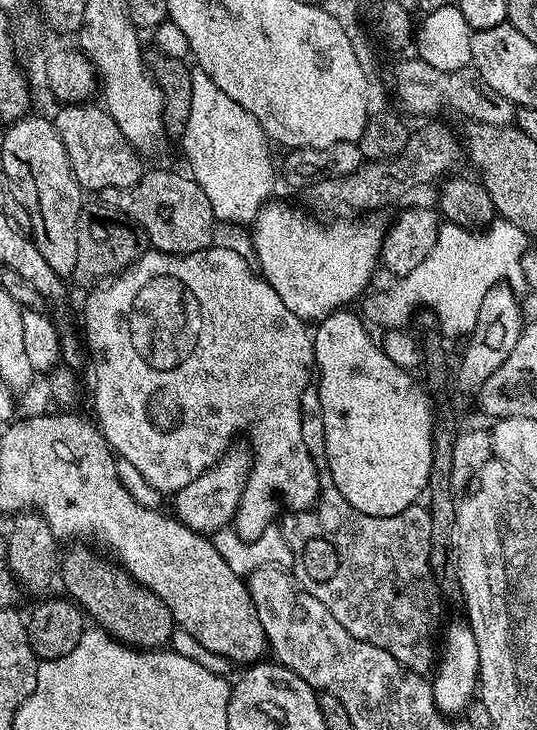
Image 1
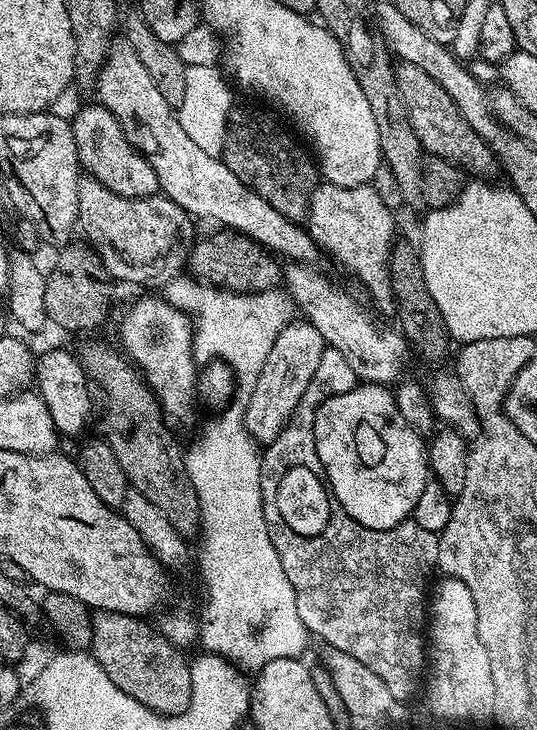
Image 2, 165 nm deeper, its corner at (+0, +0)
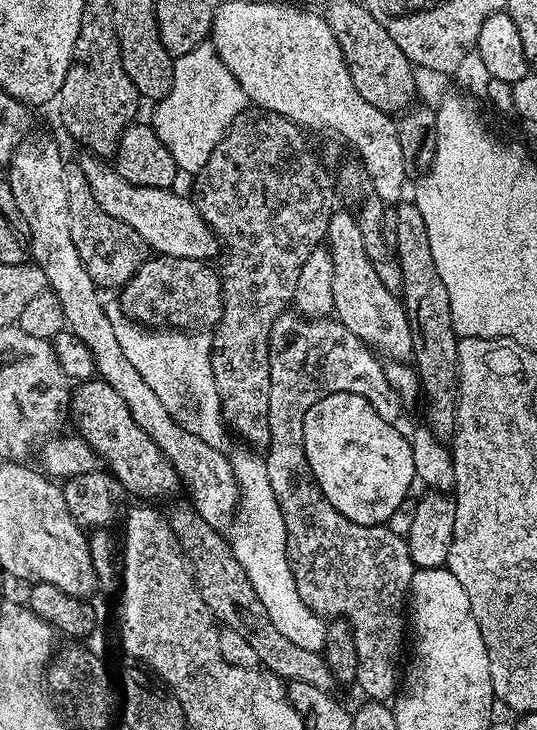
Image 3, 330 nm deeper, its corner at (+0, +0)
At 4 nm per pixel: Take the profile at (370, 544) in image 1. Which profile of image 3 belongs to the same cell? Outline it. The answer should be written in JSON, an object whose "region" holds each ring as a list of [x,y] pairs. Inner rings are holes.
{"region":[[[307,467],[300,470],[291,470],[280,472],[272,472],[272,479],[270,486],[276,484],[274,489],[274,498],[278,498],[278,506],[282,510],[282,518],[286,522],[286,534],[288,535],[288,561],[292,567],[292,573],[296,579],[296,589],[298,594],[306,606],[310,606],[312,610],[317,612],[320,616],[325,618],[339,618],[348,620],[350,626],[354,630],[354,644],[358,646],[358,674],[356,675],[356,684],[365,692],[367,699],[372,702],[388,702],[397,695],[398,684],[396,688],[396,679],[402,676],[402,664],[399,664],[400,651],[404,648],[404,636],[406,640],[406,601],[410,596],[410,589],[412,587],[412,575],[416,573],[416,565],[412,563],[410,558],[410,550],[408,549],[408,541],[403,536],[394,534],[386,526],[375,524],[374,526],[362,526],[347,520],[342,514],[338,514],[338,510],[326,506],[325,501],[321,499],[320,490],[316,487],[315,480],[312,479],[312,473],[308,471]],[[311,496],[312,501],[307,504],[306,499]],[[311,510],[311,512],[309,512]],[[405,608],[405,612],[404,612]]]}

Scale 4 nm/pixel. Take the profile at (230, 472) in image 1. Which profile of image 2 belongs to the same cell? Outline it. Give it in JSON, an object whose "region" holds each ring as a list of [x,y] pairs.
{"region":[[[304,318],[293,320],[280,331],[278,338],[274,338],[274,346],[270,346],[270,354],[266,354],[266,366],[262,366],[256,385],[247,393],[248,404],[243,405],[244,424],[257,445],[267,446],[274,442],[292,420],[300,399],[308,392],[325,347],[322,334]]]}

